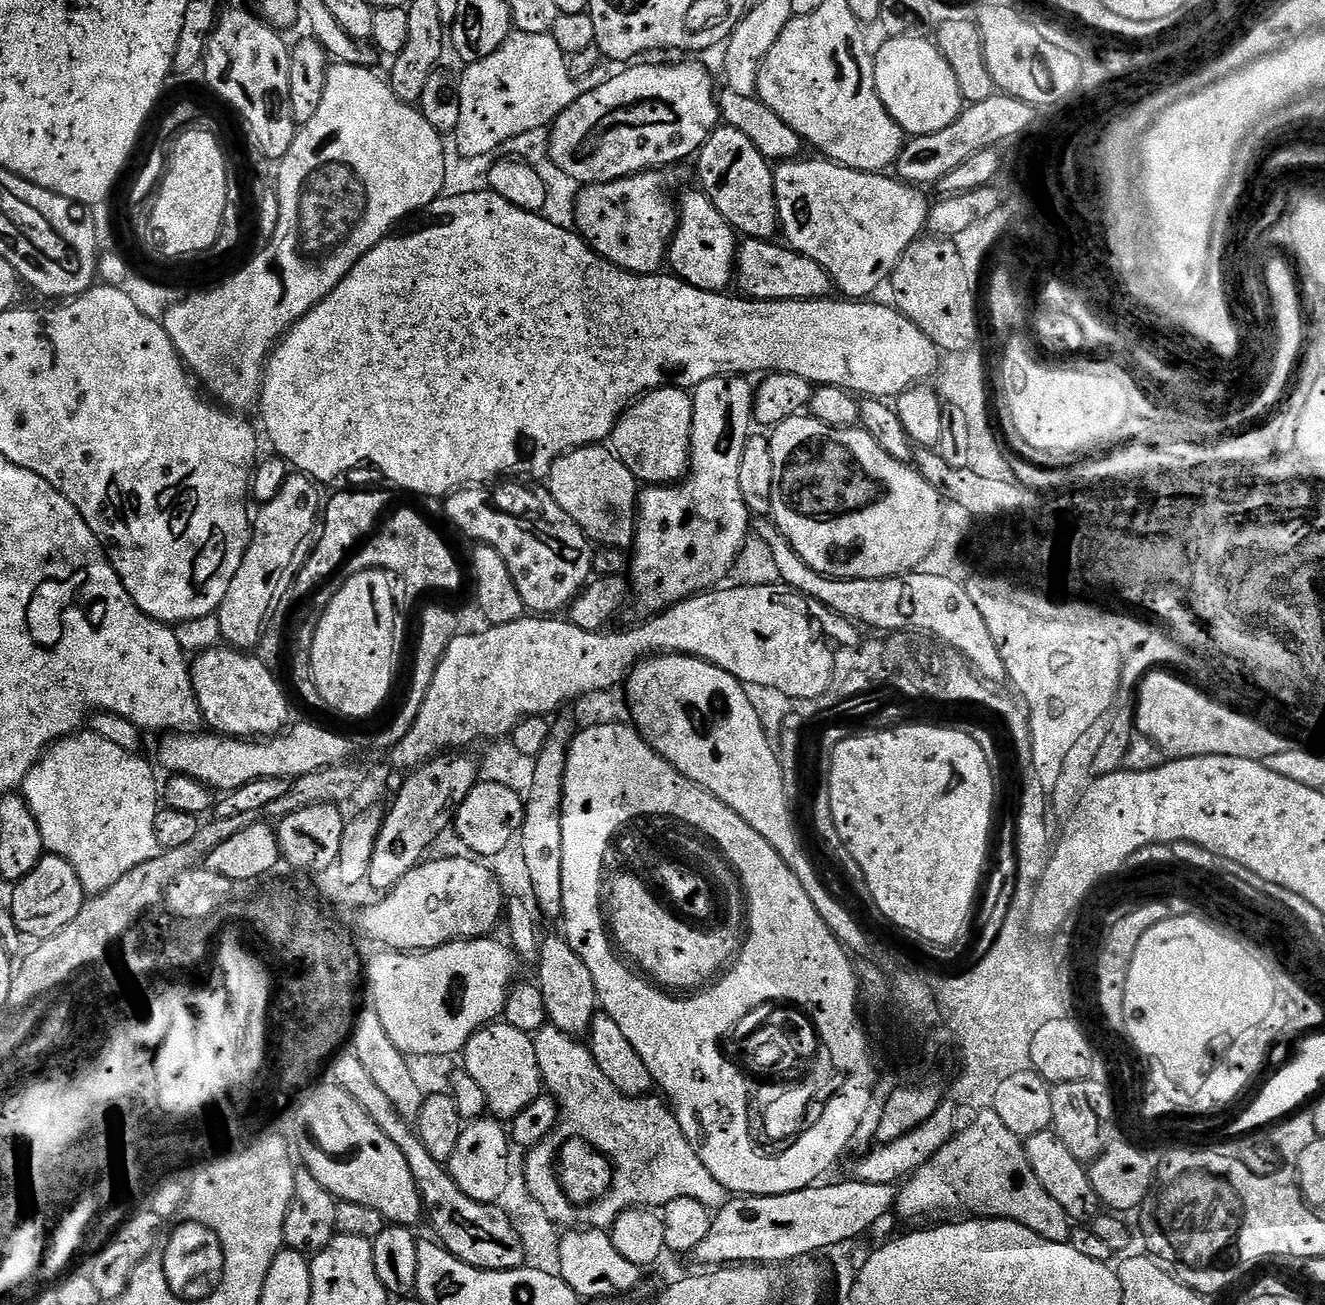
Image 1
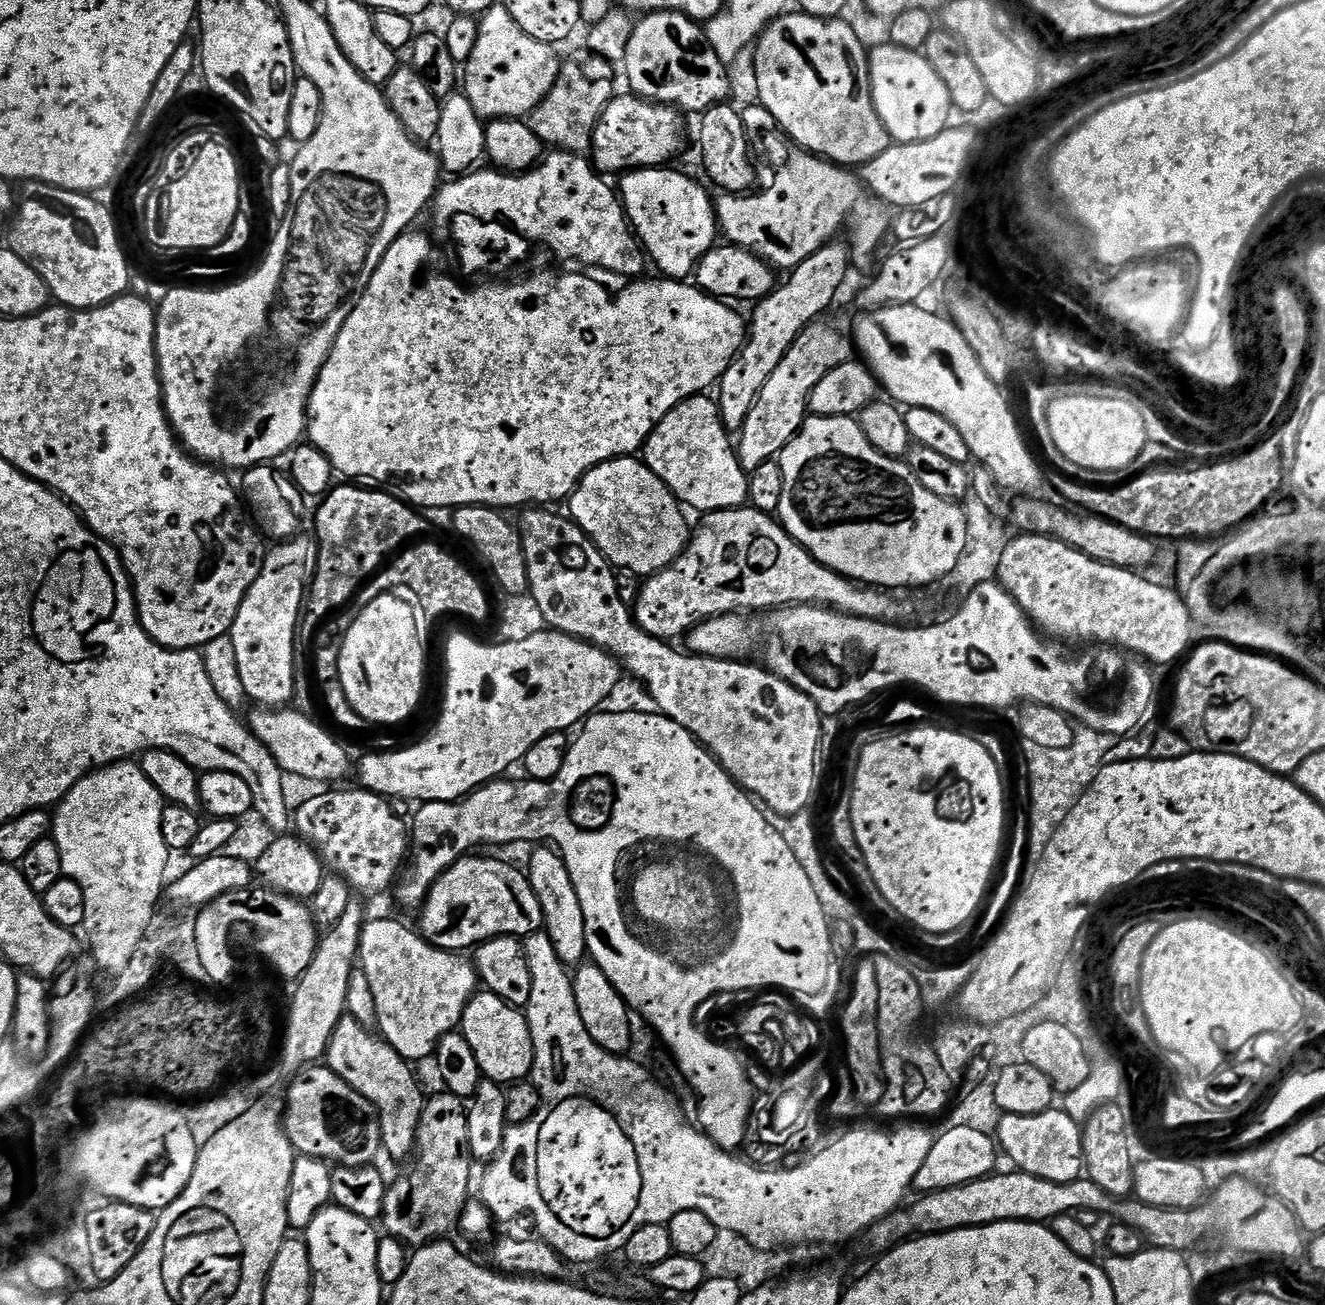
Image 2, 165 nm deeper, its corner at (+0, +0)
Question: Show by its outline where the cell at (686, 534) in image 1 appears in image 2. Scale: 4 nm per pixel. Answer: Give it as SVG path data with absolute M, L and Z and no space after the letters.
M840 243L825 244L814 254L810 254L810 258L806 258L798 267L787 273L788 281L785 284L783 281L772 289L769 296L755 301L753 308L756 309L752 312L752 320L750 316L750 331L747 333L744 347L741 348L739 356L733 360L732 365L728 367L726 374L721 376L718 385L721 420L729 433L739 433L740 429L744 427L746 418L750 414L762 386L766 386L766 378L770 378L770 374L774 374L774 370L778 370L778 362L782 362L782 358L786 358L786 350L790 350L790 346L804 333L804 329L817 318L823 317L820 315L835 302L836 295L839 294L840 287L843 286L844 279L848 276L848 268L850 269L849 245Z

